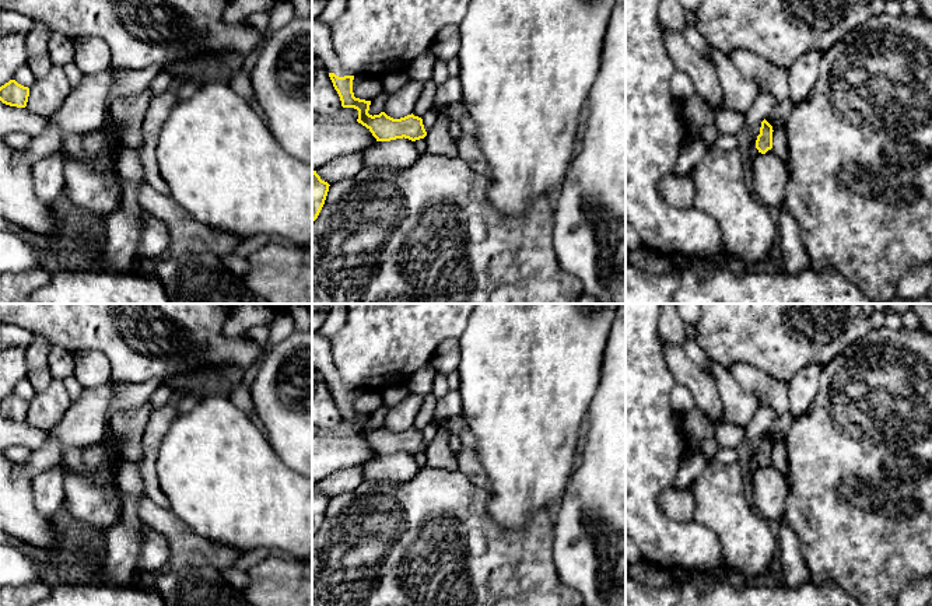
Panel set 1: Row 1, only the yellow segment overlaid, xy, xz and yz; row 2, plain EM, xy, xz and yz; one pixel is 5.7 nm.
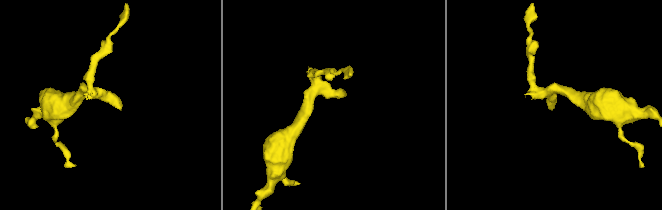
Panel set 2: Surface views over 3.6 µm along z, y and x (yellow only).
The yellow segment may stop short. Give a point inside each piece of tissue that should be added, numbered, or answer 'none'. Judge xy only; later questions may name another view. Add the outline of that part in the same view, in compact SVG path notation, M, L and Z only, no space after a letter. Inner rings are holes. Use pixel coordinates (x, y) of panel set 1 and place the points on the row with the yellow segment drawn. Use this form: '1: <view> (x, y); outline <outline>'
none

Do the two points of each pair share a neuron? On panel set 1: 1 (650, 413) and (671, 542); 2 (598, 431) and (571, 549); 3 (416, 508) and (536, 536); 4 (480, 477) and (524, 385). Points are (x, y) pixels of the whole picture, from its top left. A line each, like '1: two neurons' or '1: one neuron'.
1: one neuron
2: one neuron
3: one neuron
4: two neurons

